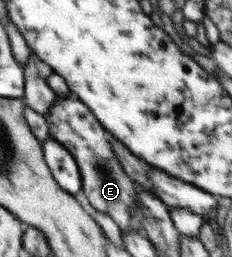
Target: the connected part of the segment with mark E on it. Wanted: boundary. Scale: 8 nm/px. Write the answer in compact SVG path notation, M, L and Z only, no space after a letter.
M72 93L62 98L57 95L56 102L47 112L46 120L52 138L63 144L76 159L83 182L80 192L94 210L109 214L121 228L122 233L136 231L145 236L139 217L135 185L117 159L112 145L106 139L107 131L86 104Z

